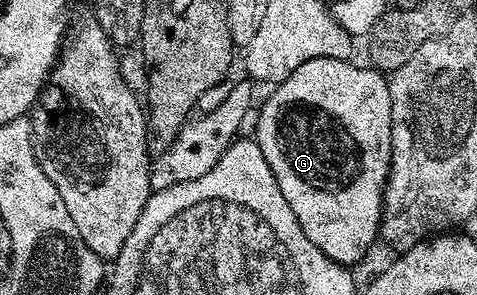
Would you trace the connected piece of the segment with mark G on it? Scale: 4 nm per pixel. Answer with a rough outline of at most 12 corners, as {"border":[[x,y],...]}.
{"border":[[344,58],[277,83],[256,141],[304,236],[380,238],[389,81]]}

